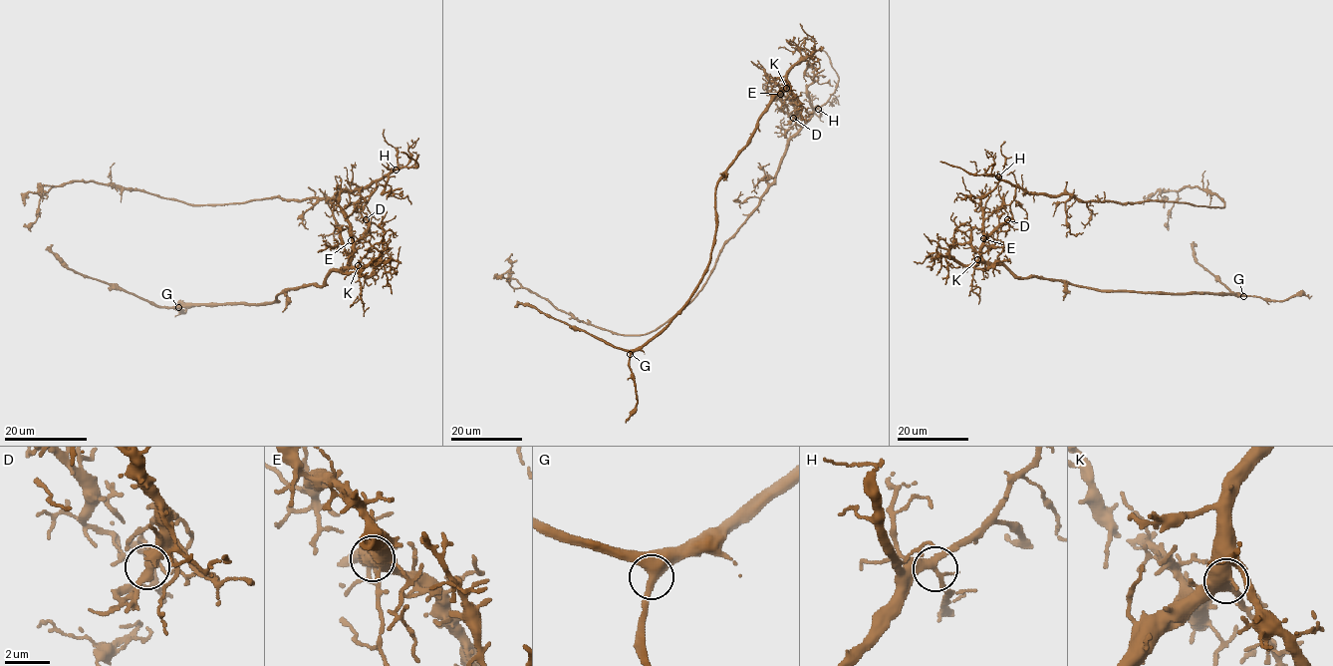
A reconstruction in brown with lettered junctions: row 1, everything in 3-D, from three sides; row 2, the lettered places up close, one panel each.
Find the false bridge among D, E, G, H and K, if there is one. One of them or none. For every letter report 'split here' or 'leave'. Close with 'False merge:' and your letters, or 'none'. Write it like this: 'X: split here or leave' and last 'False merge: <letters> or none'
D: split here
E: leave
G: leave
H: leave
K: leave
False merge: D

